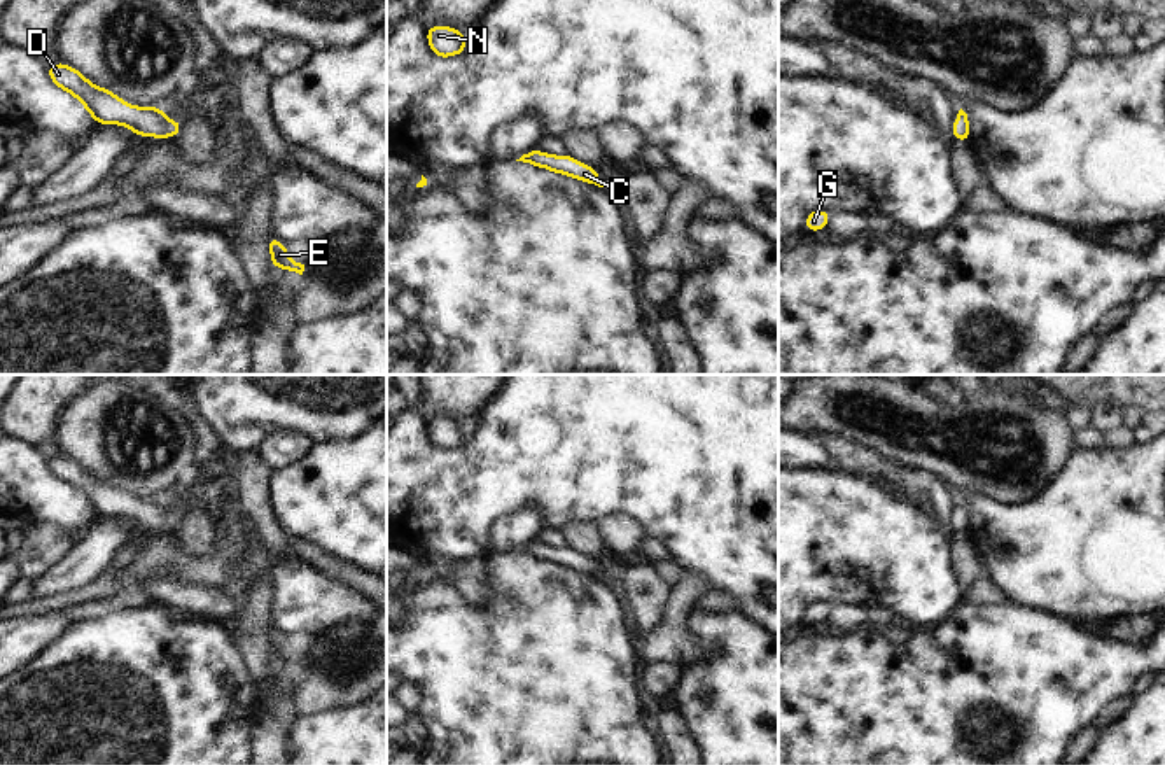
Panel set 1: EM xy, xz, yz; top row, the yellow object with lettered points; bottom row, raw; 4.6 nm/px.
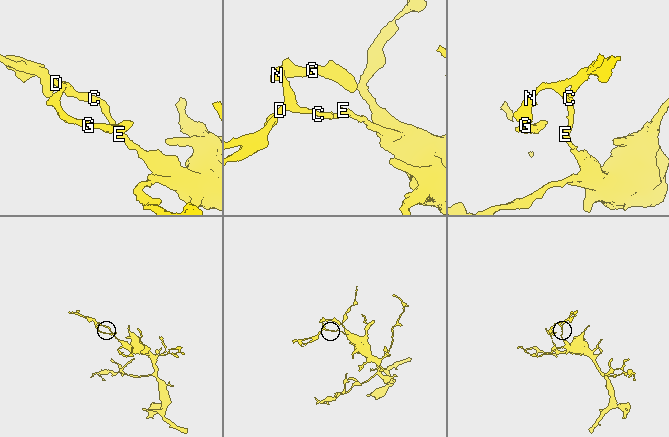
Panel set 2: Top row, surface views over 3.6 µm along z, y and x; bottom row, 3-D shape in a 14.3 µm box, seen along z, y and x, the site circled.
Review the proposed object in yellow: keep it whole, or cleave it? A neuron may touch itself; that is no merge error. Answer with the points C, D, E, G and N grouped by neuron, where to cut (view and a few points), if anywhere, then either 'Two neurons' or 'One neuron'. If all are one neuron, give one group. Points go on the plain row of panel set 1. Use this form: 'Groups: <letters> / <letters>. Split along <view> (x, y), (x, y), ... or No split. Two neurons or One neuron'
Groups: C D E G N. No split. One neuron

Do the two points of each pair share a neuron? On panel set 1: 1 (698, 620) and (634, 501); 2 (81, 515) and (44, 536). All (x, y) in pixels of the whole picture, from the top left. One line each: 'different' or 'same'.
1: different
2: different

